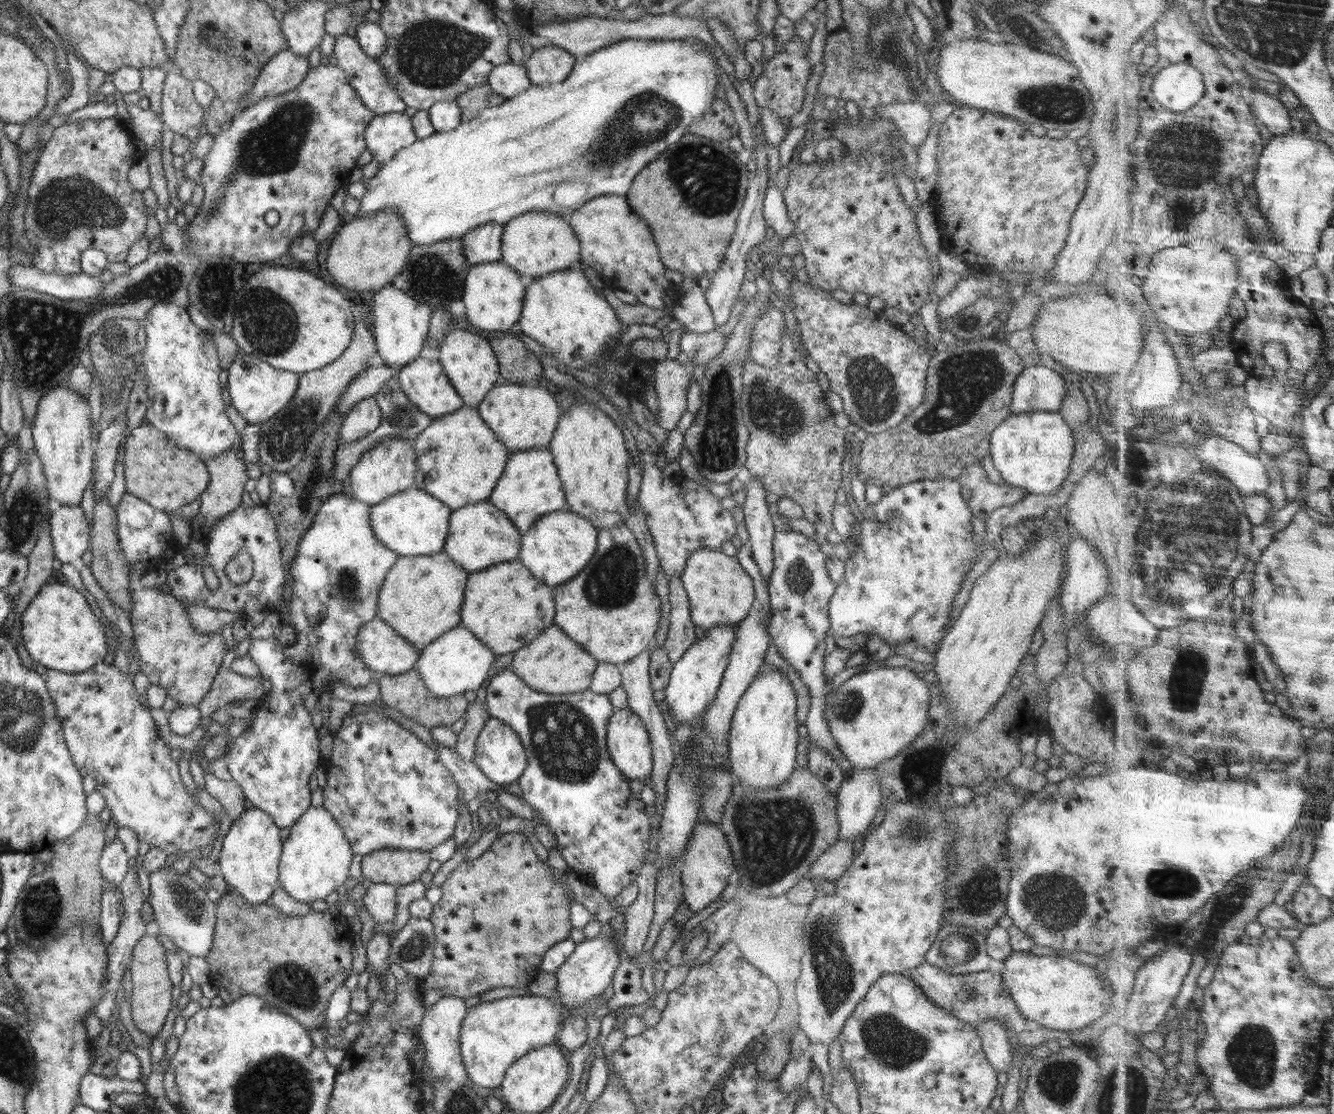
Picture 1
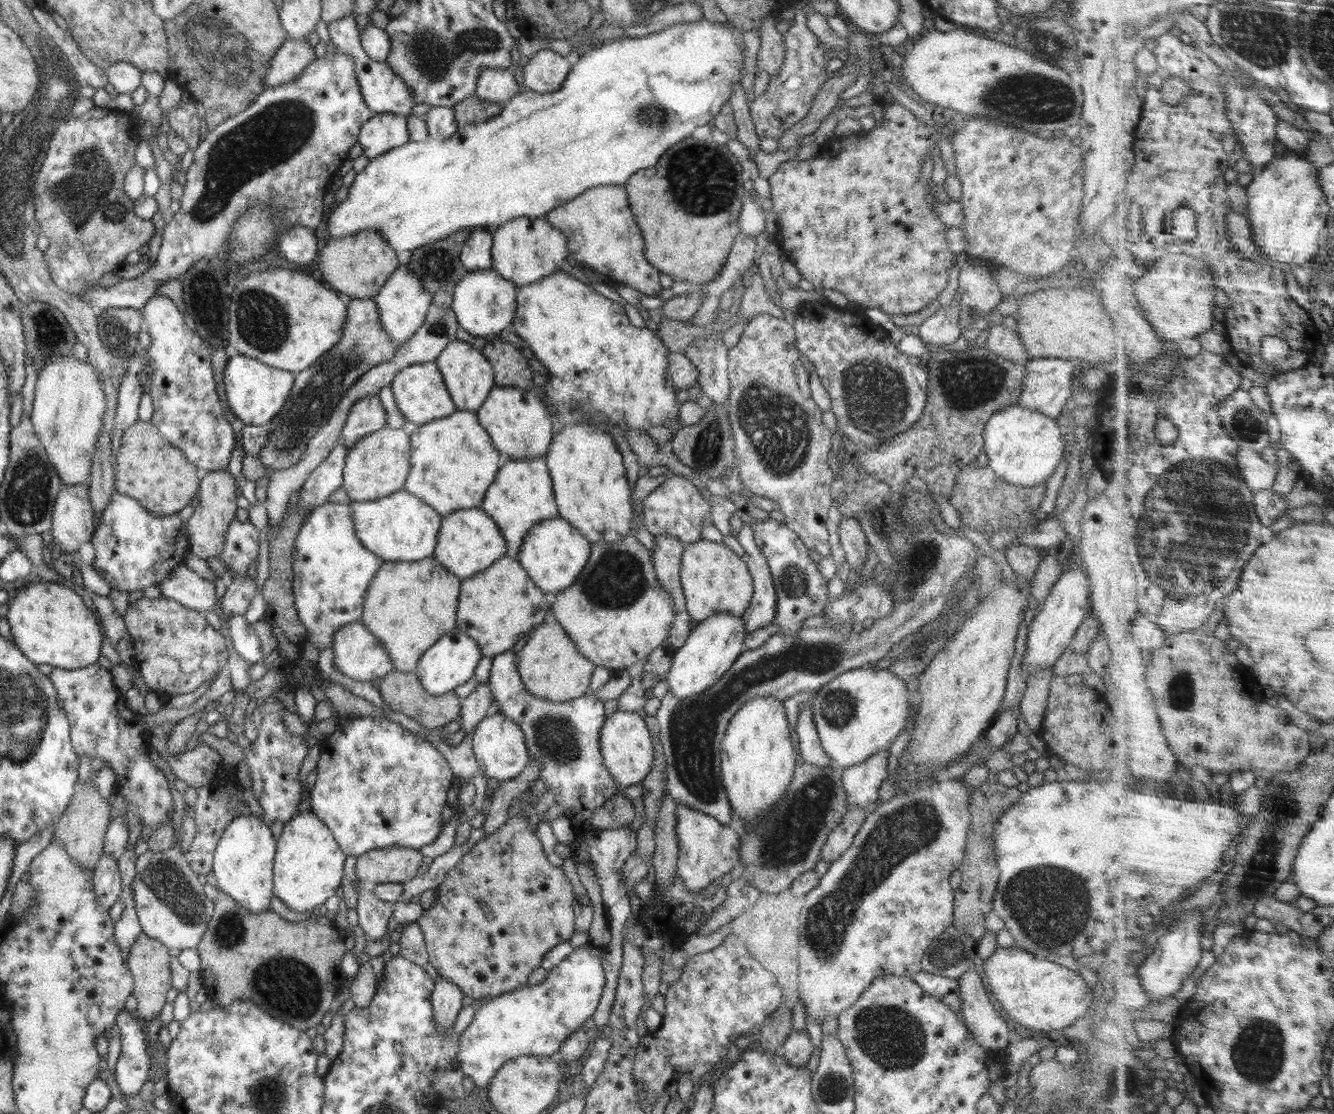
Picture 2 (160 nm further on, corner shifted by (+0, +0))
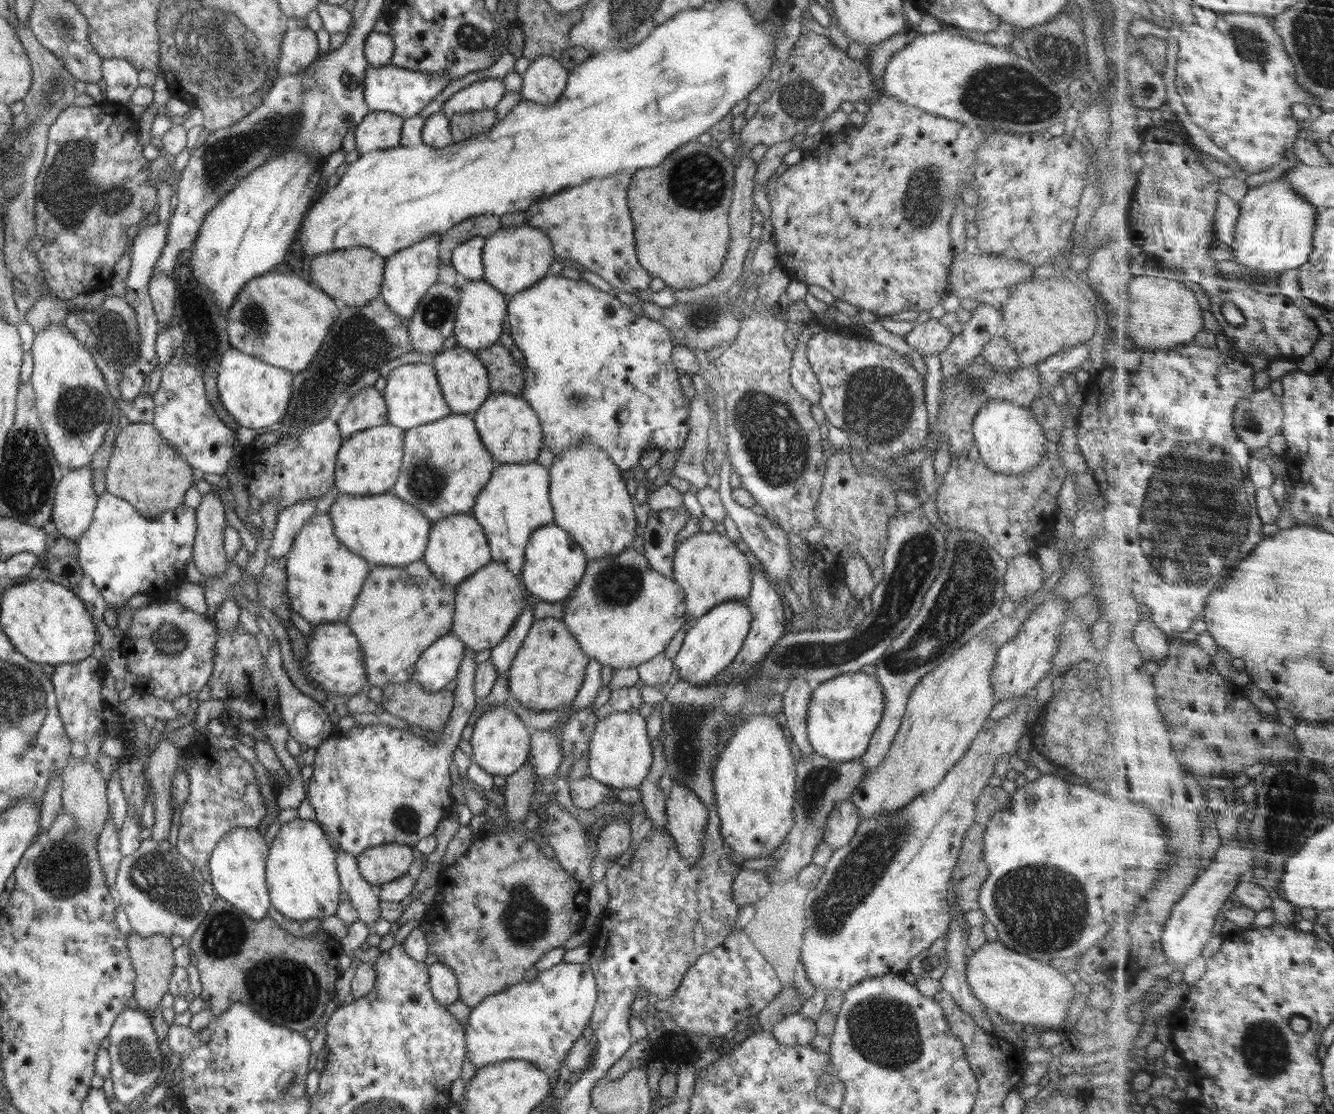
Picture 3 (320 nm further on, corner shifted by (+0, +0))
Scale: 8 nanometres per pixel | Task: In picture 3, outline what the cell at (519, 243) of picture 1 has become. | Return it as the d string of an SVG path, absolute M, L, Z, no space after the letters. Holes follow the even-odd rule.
M530 225L501 227L492 236L485 239L482 249L483 280L510 300L514 294L535 285L546 273L554 259L558 259L552 250L550 237Z

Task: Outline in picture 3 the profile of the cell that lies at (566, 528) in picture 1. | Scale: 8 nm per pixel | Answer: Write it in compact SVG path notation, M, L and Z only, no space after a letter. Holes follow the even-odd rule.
M555 524L537 528L525 548L521 580L536 600L558 602L566 599L584 577L587 558L579 544Z

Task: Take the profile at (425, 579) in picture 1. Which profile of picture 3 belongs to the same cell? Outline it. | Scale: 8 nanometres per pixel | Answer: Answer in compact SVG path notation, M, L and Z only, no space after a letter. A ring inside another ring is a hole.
M423 559L404 567L373 566L345 620L361 646L368 687L382 689L388 683L400 684L412 680L415 662L422 652L435 640L451 632L454 611L455 587L434 577Z

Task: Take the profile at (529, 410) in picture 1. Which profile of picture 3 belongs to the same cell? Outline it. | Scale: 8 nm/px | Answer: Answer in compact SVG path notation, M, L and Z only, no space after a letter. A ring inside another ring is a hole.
M492 393L471 416L476 424L476 429L478 429L482 444L497 464L522 464L536 461L544 446L542 444L542 426L537 414L522 396Z

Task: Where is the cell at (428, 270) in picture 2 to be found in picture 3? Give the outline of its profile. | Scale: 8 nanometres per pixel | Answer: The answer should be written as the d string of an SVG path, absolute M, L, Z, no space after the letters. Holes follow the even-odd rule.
M478 215L455 224L439 237L439 266L451 264L452 251L459 244L474 237L487 239L500 228L500 218L494 215Z

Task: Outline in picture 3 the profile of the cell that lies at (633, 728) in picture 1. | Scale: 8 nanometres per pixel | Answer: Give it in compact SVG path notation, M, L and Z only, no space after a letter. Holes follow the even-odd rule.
M639 711L613 712L598 719L589 742L590 777L612 790L637 789L648 776L653 763L653 748L646 723Z

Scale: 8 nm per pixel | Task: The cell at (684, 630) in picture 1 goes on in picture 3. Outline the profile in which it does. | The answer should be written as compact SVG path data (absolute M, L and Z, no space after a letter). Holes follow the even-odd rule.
M682 507L676 510L650 511L641 536L644 556L658 574L674 580L673 558L677 544L676 534L690 520L690 513Z

